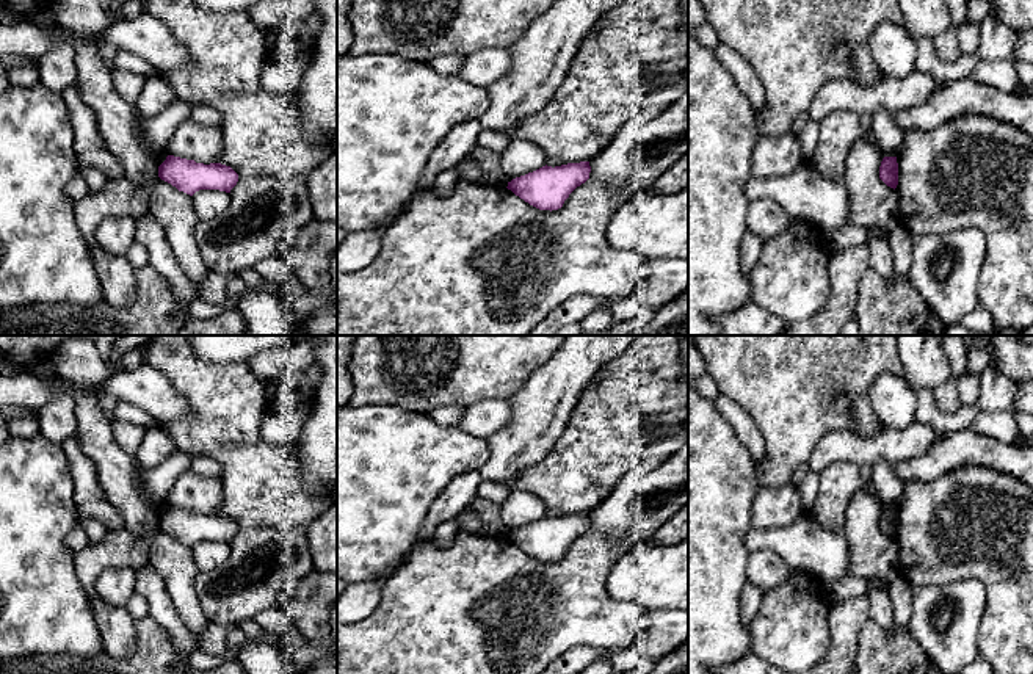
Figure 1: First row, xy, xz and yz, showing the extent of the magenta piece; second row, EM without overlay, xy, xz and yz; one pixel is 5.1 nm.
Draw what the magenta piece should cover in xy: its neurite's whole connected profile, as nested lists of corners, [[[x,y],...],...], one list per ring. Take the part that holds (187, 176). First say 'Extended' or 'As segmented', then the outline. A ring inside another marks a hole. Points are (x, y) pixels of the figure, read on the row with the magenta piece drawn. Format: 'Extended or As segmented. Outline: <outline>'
As segmented. Outline: [[[168,155],[158,166],[158,177],[190,196],[199,190],[230,193],[238,182],[238,174],[230,166],[221,163],[204,165],[174,155]]]

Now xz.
As segmented. Outline: [[[589,161],[542,166],[508,182],[508,190],[539,210],[558,210],[589,179]]]

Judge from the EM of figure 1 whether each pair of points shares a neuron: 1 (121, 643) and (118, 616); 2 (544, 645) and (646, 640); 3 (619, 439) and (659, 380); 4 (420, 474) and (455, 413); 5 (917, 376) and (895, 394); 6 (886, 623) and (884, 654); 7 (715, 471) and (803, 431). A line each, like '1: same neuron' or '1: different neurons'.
1: same neuron
2: different neurons
3: same neuron
4: different neurons
5: different neurons
6: different neurons
7: different neurons

